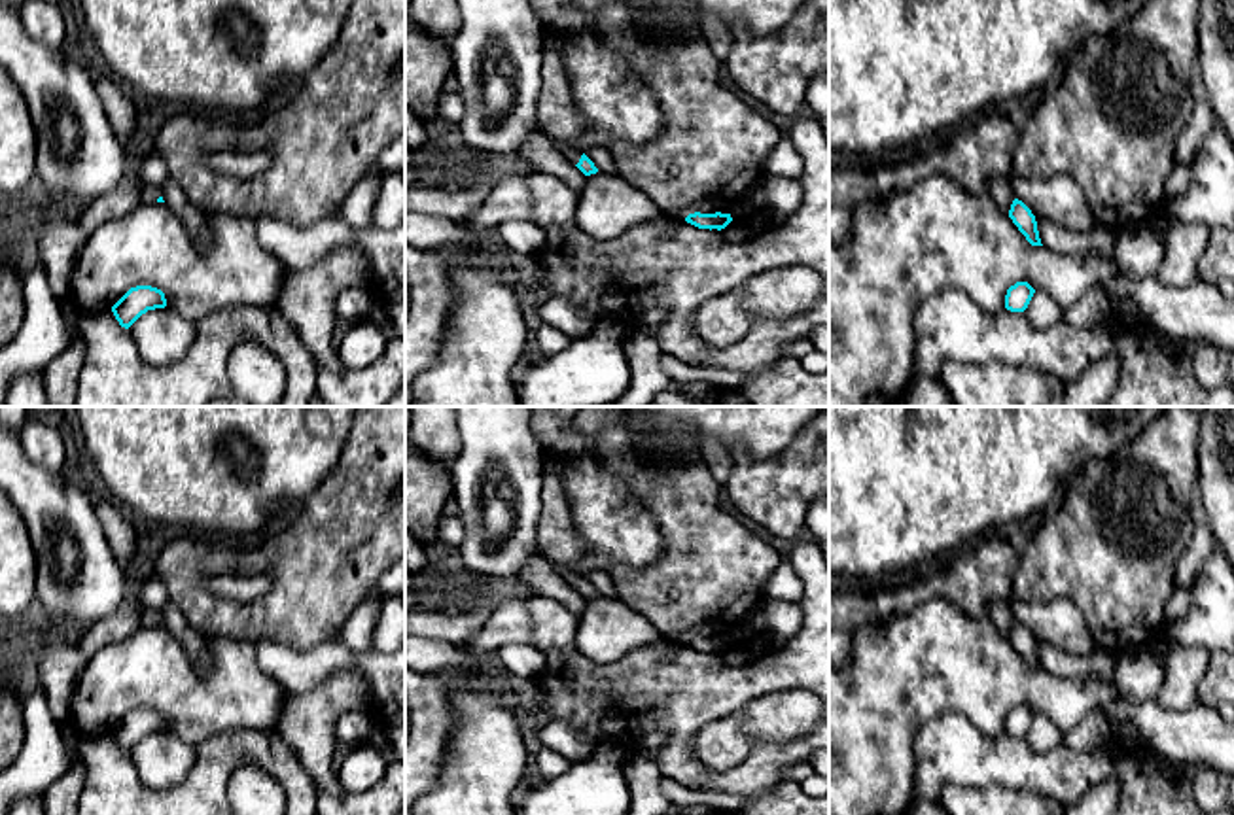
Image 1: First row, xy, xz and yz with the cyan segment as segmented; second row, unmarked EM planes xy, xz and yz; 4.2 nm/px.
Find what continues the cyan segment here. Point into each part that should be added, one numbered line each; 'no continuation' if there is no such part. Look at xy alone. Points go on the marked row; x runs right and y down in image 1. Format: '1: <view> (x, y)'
1: xy (148, 193)

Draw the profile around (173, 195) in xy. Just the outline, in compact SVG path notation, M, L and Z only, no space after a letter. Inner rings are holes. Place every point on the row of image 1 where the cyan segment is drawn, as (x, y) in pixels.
M168 178L159 187L163 200L184 219L185 227L189 229L191 236L199 251L206 251L210 248L210 234L206 231L206 216L197 210L178 185L174 178Z

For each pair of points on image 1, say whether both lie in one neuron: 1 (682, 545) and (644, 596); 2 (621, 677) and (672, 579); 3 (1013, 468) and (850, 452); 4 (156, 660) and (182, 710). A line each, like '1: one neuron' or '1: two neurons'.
1: one neuron
2: two neurons
3: one neuron
4: one neuron

